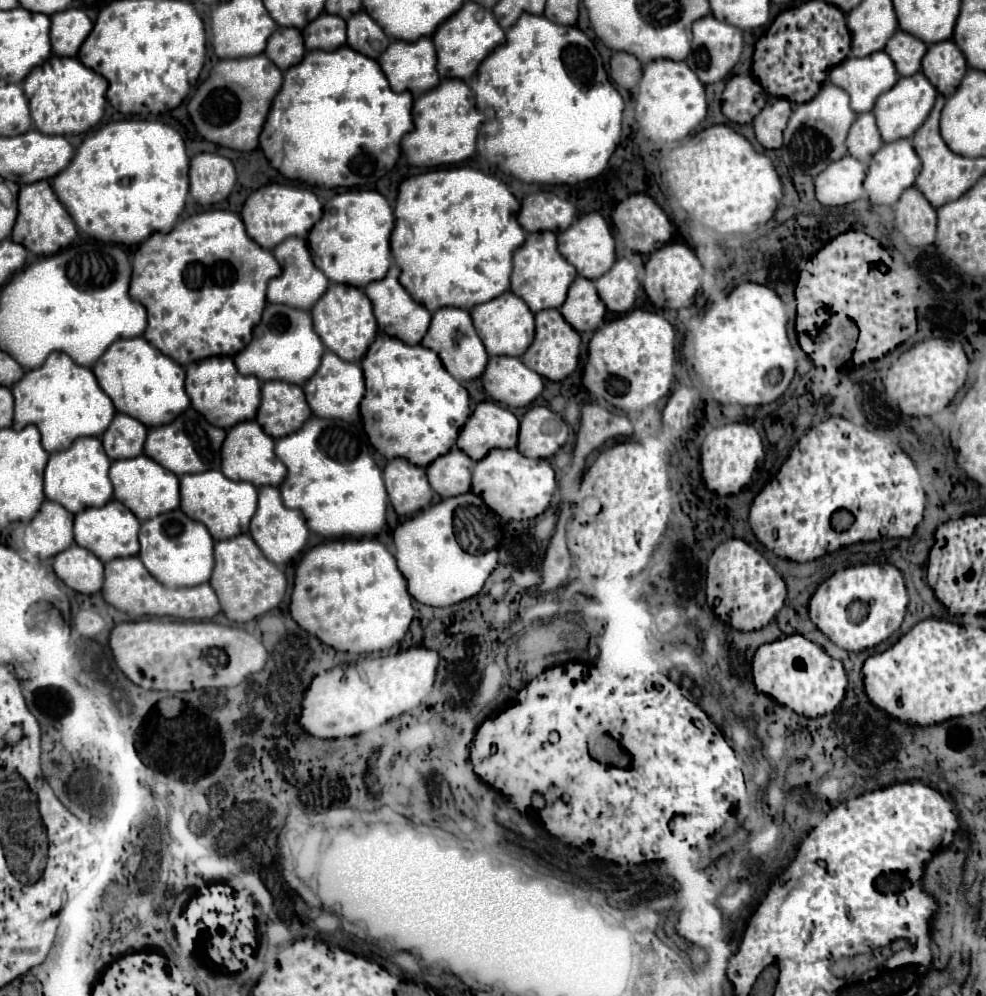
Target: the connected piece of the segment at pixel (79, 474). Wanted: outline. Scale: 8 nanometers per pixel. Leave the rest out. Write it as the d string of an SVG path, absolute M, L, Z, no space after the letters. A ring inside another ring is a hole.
M77 438L77 442L73 442L71 448L49 456L49 464L45 468L43 492L49 500L59 502L73 514L91 506L105 506L105 502L113 498L109 466L111 460L105 454L105 450L101 450L99 438Z

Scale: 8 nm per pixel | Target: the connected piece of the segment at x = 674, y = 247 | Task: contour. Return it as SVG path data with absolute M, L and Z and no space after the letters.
M667 244L649 256L645 264L643 288L655 306L687 308L693 304L693 298L699 290L701 274L703 274L703 268L691 248L687 248L685 244Z

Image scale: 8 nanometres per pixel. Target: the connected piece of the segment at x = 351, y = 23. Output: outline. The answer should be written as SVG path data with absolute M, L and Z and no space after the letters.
M357 12L347 20L347 46L375 60L389 46L389 36L369 18L369 14Z

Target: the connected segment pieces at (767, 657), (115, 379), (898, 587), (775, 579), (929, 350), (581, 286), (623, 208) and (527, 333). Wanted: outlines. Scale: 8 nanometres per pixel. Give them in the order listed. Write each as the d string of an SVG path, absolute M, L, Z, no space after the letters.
M791 634L783 640L759 646L753 658L753 680L755 676L755 686L759 692L775 698L781 706L787 706L807 718L817 718L833 712L843 700L847 686L843 664L833 660L829 654L825 654L825 650L801 634Z
M143 336L117 340L95 362L93 374L103 392L113 400L117 412L137 418L145 426L161 426L171 422L189 406L185 392L185 370L173 358L161 354Z
M863 564L835 572L811 596L811 622L837 646L849 652L861 652L887 640L899 630L905 608L907 588L901 572L893 564Z
M731 538L715 548L707 568L707 604L721 622L735 630L759 630L767 626L781 610L787 598L787 586L767 558L741 538Z
M931 338L915 344L911 350L903 352L899 360L889 368L883 384L889 398L907 416L929 416L941 412L957 390L967 380L967 356L959 342L949 342L941 338Z
M577 276L559 310L577 332L593 332L601 324L607 308L599 298L593 280Z
M633 194L623 200L615 208L613 224L623 244L641 254L657 250L673 234L667 214L647 194Z
M505 292L481 306L475 306L471 310L471 318L475 324L475 330L481 338L481 342L485 342L487 354L489 356L497 356L497 354L509 354L509 356L523 356L525 350L531 346L533 336L535 336L535 320L531 310L525 306L525 302L521 302L521 298L517 298L513 292Z

